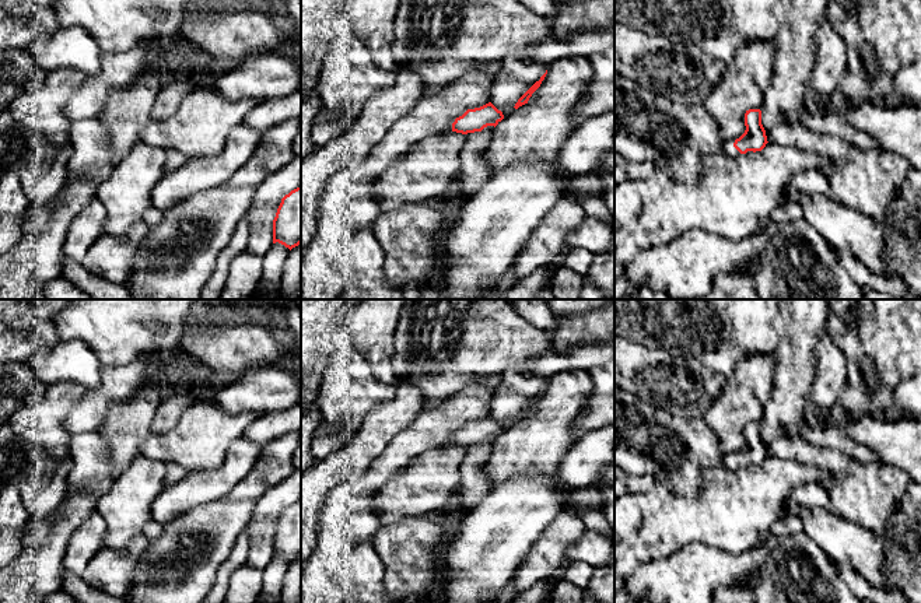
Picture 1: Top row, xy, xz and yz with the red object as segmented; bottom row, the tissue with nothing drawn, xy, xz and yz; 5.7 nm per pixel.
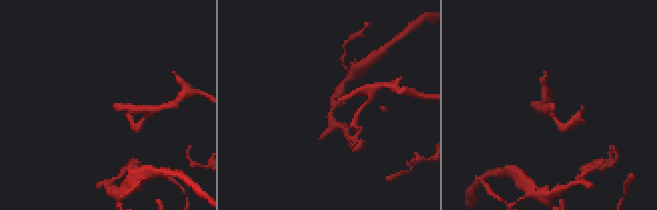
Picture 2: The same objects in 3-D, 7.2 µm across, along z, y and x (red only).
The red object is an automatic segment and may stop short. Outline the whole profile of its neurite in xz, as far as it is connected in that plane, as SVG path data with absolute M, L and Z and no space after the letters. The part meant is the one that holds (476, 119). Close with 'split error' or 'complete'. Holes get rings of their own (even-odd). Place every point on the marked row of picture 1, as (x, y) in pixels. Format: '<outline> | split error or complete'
M491 102L467 109L462 116L456 118L452 123L452 132L467 134L481 132L487 126L497 126L504 119L501 111L498 111Z | complete

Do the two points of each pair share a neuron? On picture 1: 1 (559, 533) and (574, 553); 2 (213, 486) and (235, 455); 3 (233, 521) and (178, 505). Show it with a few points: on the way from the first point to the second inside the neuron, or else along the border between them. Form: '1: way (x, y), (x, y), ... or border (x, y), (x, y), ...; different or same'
1: border (587, 529), (567, 549), (567, 558); different
2: way (220, 479), (235, 462); same
3: border (221, 497), (198, 504), (164, 525); different

